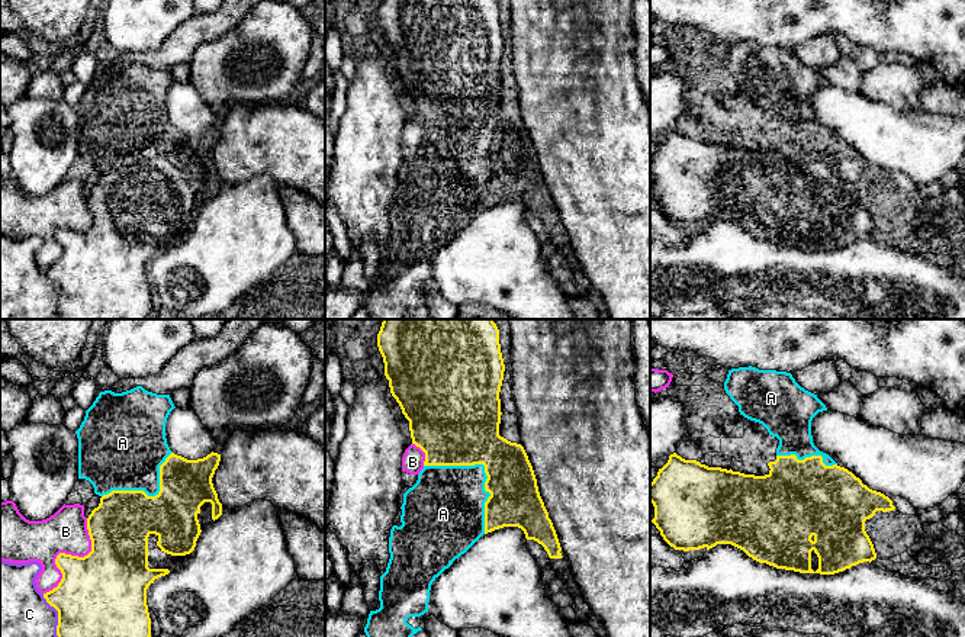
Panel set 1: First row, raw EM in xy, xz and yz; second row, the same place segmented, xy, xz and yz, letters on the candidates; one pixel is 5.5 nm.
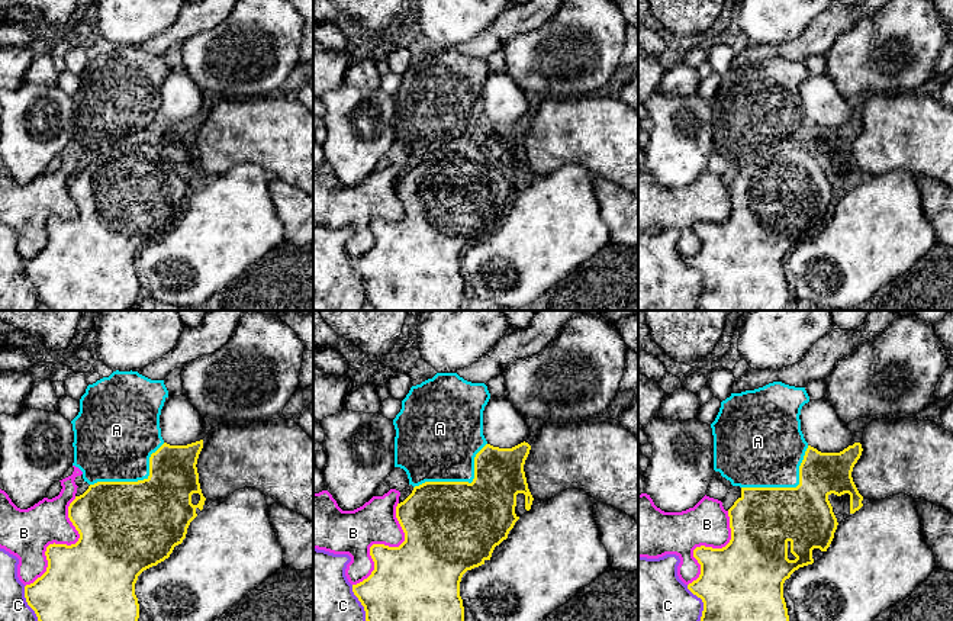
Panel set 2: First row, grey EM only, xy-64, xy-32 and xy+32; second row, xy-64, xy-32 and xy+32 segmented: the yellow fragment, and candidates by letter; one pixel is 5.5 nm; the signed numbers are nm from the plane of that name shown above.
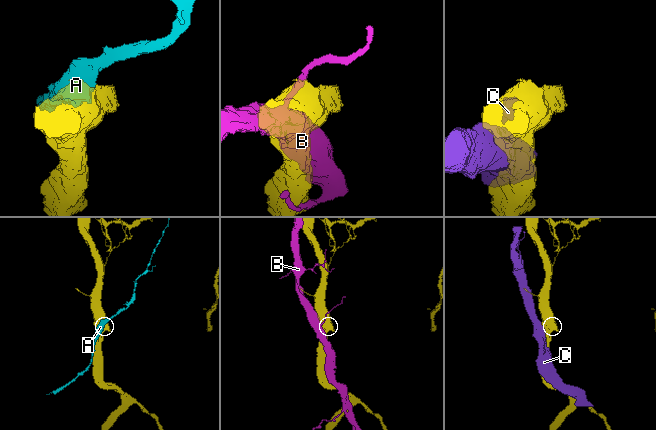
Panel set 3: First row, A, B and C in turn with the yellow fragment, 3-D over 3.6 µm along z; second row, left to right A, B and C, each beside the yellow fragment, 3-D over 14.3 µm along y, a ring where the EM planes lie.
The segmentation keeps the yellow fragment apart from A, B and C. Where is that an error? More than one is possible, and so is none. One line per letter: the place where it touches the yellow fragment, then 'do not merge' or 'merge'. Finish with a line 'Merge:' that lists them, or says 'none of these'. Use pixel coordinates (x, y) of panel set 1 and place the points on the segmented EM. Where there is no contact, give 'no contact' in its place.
A: meets yellow in xz at (485, 470); do not merge
B: meets yellow in xy at (68, 555); do not merge
C: meets yellow in xy at (58, 615); do not merge
Merge: none of these

